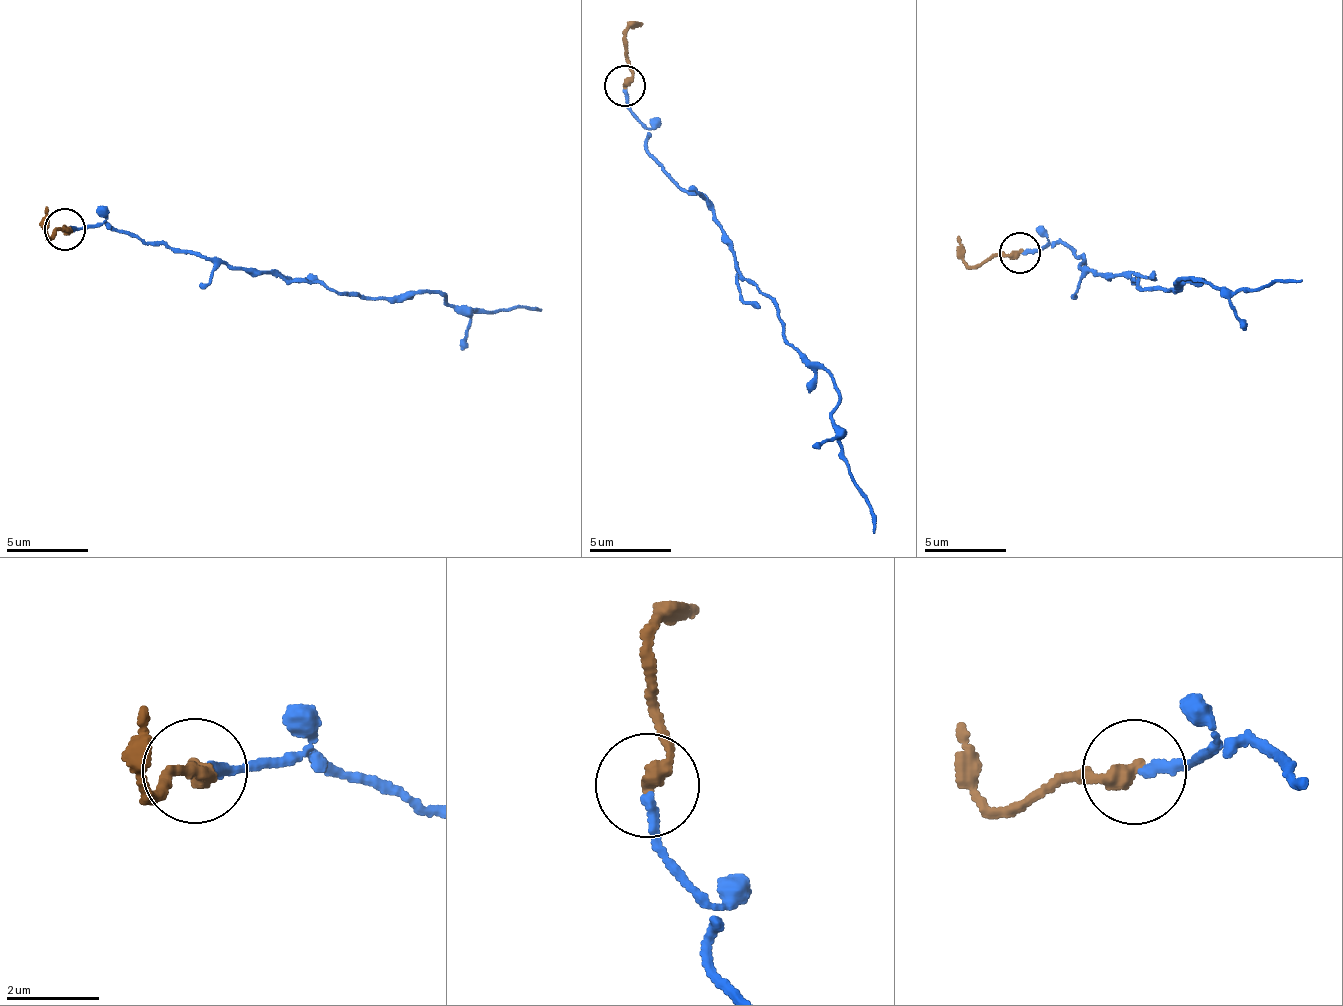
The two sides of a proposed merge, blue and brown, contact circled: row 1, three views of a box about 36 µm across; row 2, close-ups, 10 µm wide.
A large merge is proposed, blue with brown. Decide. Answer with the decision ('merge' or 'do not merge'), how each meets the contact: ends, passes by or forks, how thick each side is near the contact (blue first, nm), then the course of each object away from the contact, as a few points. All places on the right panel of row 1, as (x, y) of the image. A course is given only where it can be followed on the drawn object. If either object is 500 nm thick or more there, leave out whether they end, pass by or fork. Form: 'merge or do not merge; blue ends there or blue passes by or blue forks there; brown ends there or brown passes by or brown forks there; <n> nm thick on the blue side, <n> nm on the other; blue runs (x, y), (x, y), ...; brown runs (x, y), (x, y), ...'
do not merge; blue ends there; brown ends there; 200 nm thick on the blue side, 360 nm on the other; blue runs (1020, 252), (1066, 244), (1084, 261), (1081, 267), (1127, 274), (1143, 290), (1183, 280), (1250, 289), (1302, 280); brown runs (1020, 252), (998, 252), (970, 265), (957, 237)

